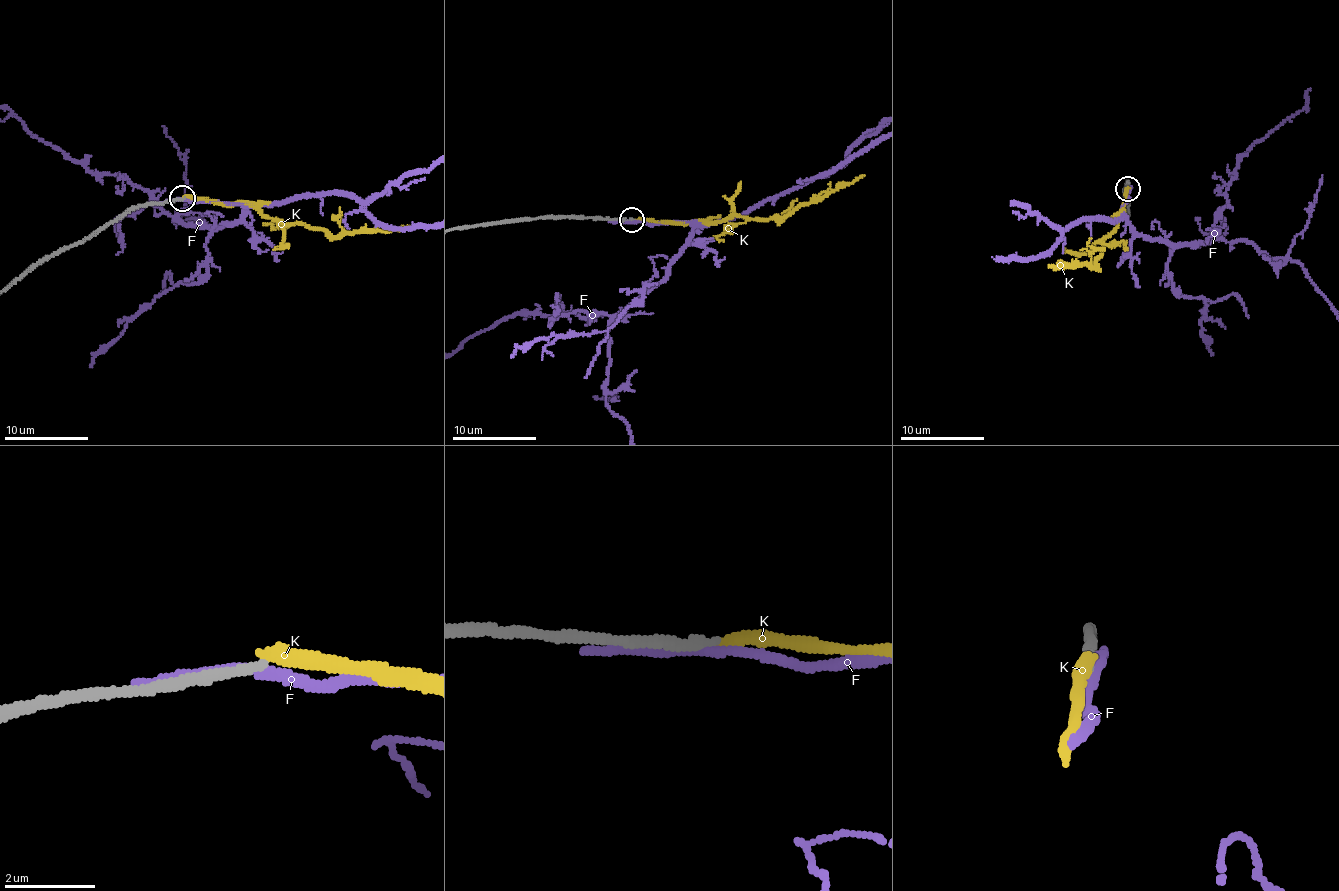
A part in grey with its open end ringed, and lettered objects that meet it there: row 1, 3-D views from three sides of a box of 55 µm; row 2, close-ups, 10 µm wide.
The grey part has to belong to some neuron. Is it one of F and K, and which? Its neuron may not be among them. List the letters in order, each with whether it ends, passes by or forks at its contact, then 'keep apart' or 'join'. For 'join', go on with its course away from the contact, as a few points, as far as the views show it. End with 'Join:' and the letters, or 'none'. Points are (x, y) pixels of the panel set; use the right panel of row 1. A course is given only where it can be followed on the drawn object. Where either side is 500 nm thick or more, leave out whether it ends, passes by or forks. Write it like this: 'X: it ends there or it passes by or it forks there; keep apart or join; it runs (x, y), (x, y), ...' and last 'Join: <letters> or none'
F: it passes by; keep apart
K: it ends there; keep apart
Join: none

